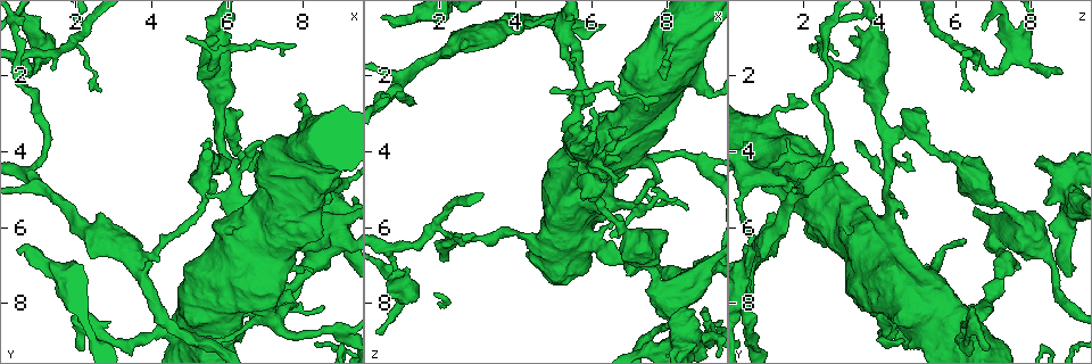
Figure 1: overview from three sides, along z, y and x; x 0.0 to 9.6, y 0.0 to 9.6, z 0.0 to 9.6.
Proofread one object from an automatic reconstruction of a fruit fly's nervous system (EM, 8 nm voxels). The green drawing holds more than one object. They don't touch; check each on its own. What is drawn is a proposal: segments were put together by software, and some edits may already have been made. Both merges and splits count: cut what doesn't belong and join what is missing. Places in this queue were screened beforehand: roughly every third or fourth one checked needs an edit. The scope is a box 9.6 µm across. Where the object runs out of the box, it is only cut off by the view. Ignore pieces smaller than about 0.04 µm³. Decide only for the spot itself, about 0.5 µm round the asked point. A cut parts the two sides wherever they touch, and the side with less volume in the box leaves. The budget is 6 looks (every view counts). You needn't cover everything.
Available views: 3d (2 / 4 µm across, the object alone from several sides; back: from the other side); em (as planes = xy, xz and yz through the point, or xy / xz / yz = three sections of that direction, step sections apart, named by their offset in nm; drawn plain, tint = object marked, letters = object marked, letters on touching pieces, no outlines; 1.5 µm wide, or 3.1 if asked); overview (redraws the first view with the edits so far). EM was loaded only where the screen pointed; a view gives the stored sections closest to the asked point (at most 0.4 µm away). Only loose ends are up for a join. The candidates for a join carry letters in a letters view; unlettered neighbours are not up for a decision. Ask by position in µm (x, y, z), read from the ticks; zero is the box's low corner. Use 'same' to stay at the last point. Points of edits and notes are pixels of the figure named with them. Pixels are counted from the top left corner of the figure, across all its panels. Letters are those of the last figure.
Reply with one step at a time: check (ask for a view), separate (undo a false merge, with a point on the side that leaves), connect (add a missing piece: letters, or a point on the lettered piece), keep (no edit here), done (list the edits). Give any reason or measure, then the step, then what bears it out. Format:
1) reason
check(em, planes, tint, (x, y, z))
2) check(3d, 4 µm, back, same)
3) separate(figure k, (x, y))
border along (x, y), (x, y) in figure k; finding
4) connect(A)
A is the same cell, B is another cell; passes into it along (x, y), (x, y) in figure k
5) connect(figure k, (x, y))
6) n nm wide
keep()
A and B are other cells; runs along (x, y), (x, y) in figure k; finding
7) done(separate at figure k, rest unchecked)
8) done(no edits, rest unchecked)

closes a loop
check(3d, 4 µm, (6.45, 4.10, 5.70))

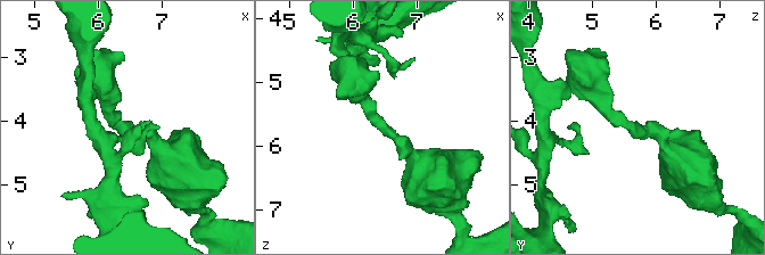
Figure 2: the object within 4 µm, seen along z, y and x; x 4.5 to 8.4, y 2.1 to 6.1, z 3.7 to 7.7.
need the tissue
check(em, xz, step 8, tint, (6.45, 4.15, 5.70))

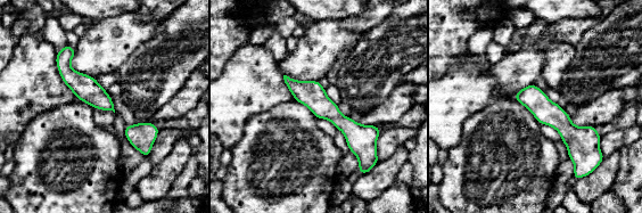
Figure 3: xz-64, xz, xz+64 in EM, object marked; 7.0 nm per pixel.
check(em, planes, letters, same)

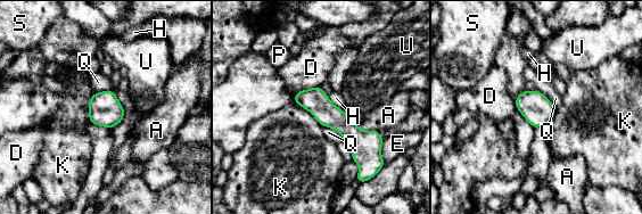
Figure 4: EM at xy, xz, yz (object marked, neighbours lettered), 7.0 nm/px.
keep()
A, D, E, H, K, P, Q, S and U are other cells; continuous, no second cell

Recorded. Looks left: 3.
free end
check(3d, 4 µm, (6.50, 6.30, 6.25))

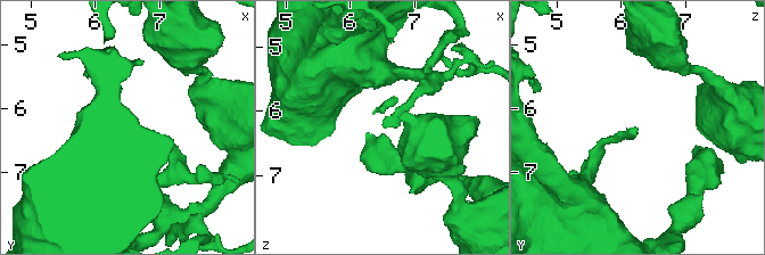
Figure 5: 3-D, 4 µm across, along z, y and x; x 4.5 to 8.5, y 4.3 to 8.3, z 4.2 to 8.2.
check(em, planes, letters, (6.50, 6.30, 6.25))

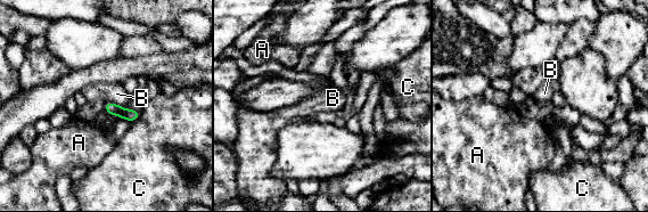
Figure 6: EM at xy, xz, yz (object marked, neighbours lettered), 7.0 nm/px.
keep()
A, B and C are other cells; none of them fits

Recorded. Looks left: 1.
done(no edits, rest unchecked)

